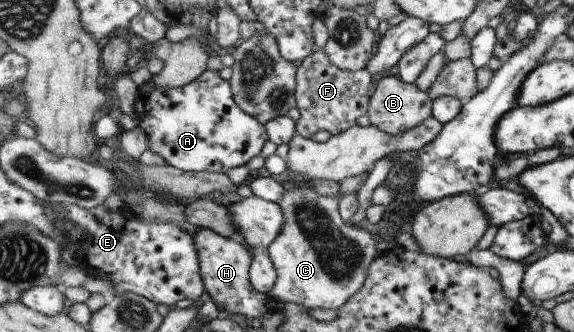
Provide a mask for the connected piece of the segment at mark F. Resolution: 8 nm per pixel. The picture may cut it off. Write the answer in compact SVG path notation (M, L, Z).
M322 50L314 52L314 54L301 61L296 82L297 109L300 114L300 118L297 120L298 134L311 139L319 130L326 130L331 135L340 135L348 128L356 126L358 120L364 114L368 115L371 100L370 92L372 92L370 86L372 86L372 80L374 80L372 77L373 74L367 68L359 71L345 71L336 68Z

